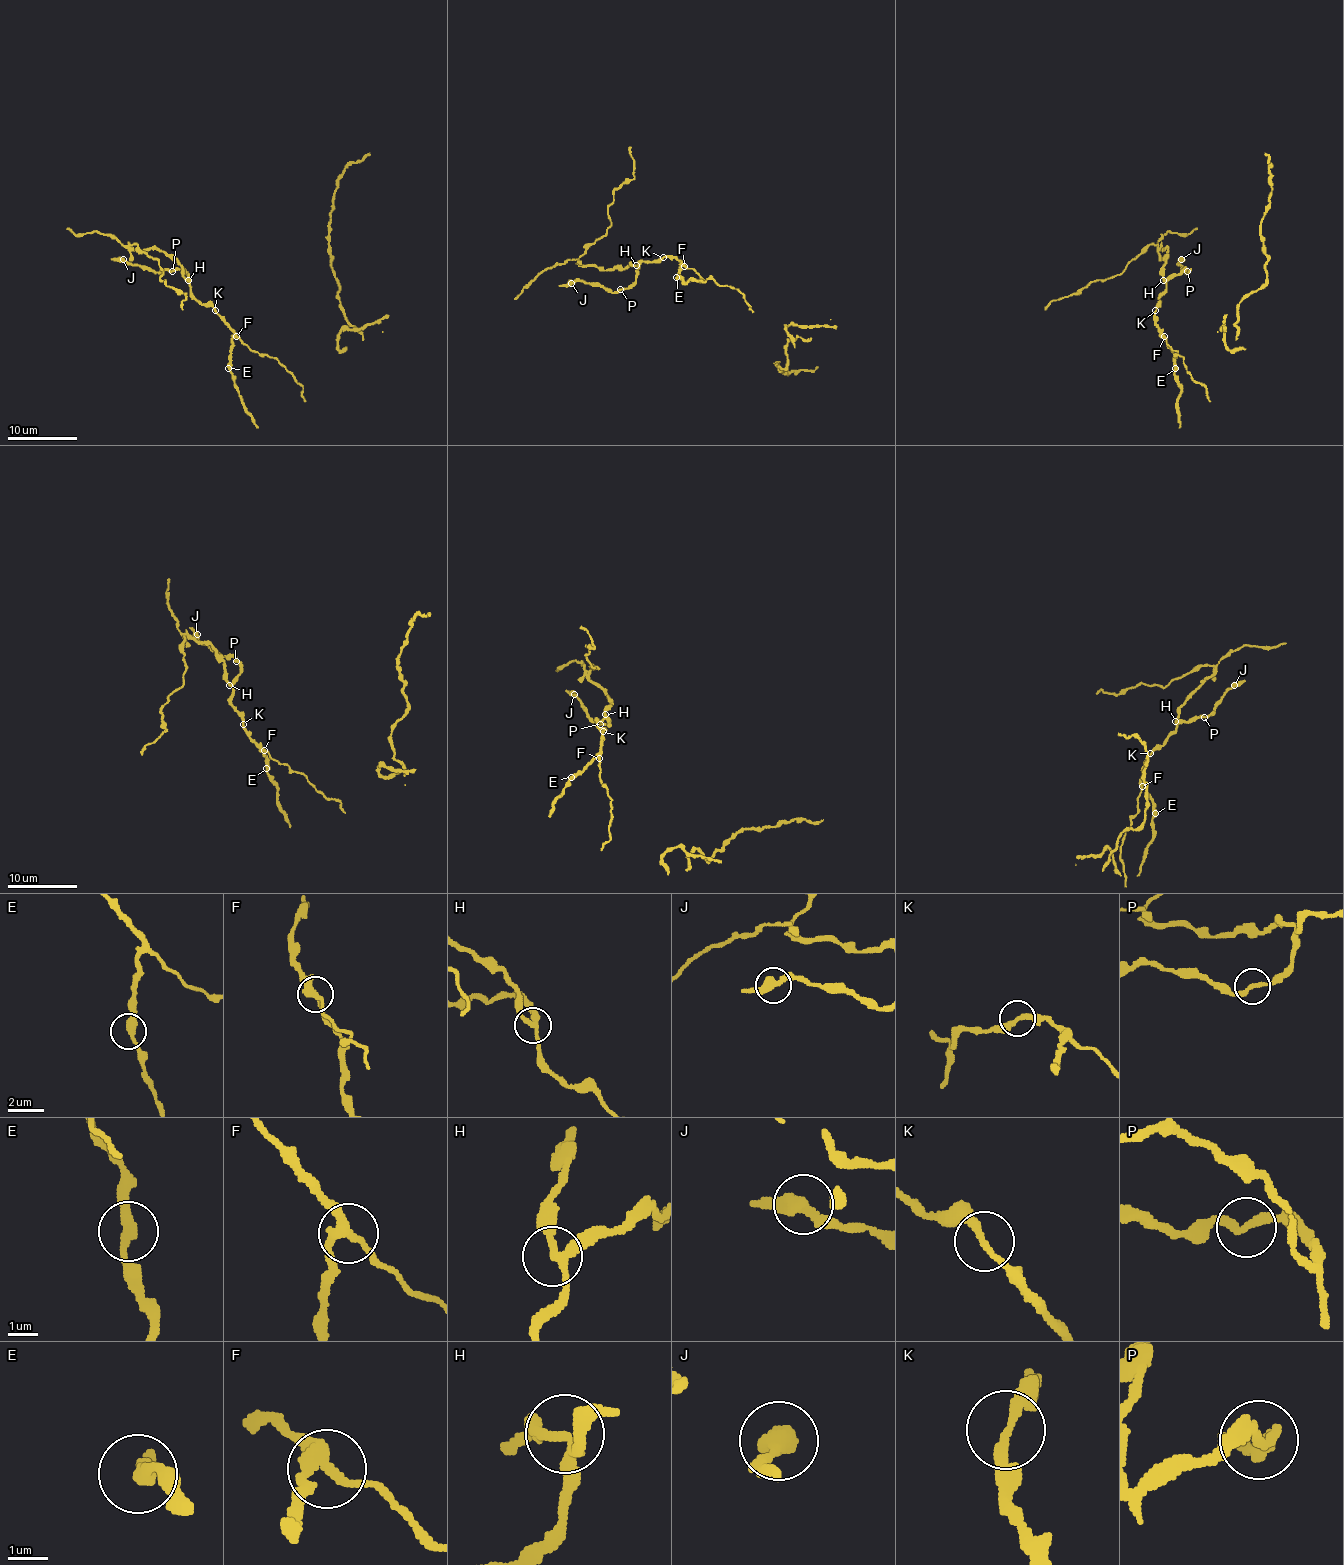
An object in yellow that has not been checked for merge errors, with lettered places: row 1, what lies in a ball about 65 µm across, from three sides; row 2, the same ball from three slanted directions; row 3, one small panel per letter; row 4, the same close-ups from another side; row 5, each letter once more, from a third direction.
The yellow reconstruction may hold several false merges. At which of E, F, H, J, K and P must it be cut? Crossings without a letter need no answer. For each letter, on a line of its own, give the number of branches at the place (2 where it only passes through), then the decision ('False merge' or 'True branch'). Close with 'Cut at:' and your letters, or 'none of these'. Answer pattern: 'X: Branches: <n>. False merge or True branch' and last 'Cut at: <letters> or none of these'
E: Branches: 2. True branch
F: Branches: 3. False merge
H: Branches: 3. False merge
J: Branches: 2. True branch
K: Branches: 2. True branch
P: Branches: 2. True branch
Cut at: F, H

